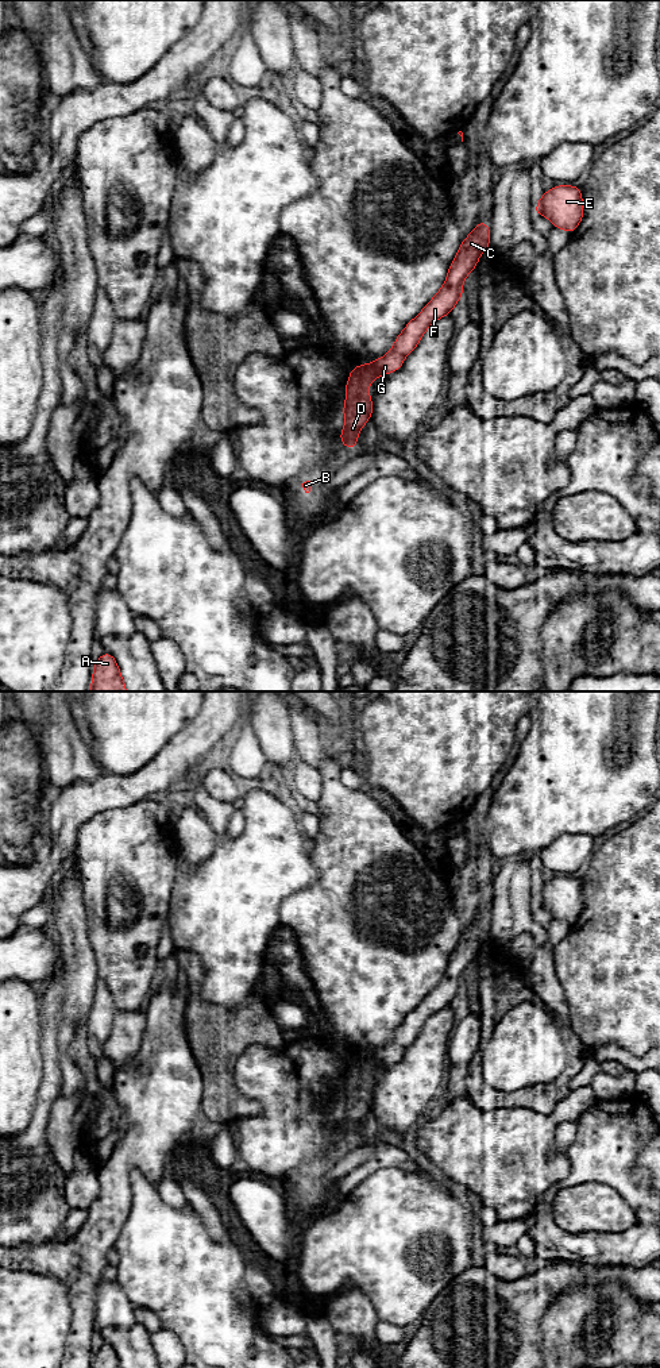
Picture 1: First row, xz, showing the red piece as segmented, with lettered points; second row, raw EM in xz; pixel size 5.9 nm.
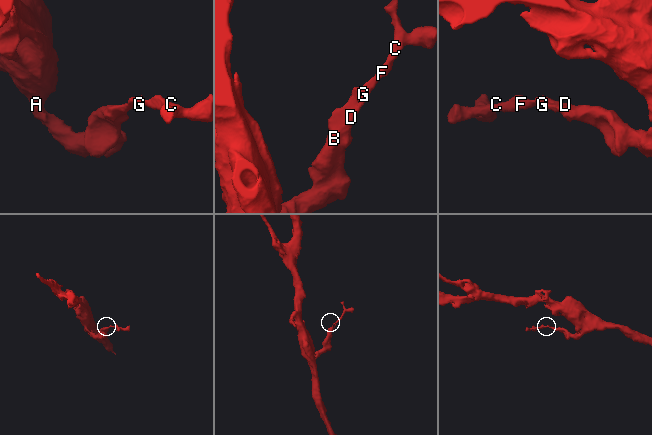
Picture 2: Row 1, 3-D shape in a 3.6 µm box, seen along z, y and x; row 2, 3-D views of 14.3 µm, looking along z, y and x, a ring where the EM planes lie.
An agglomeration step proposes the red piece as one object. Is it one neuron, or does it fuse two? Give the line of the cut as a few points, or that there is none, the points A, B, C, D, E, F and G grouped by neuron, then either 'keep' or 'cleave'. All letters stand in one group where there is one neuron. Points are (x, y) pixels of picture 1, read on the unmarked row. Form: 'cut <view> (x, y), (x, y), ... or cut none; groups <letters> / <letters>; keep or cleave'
cut none; groups A B C D E F G; keep

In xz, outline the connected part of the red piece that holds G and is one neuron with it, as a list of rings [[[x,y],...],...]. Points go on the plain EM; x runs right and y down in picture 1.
[[[478,913],[474,922],[464,929],[451,953],[447,971],[424,1001],[406,1016],[397,1028],[391,1041],[367,1056],[358,1056],[350,1063],[346,1076],[343,1106],[346,1117],[340,1122],[340,1133],[346,1140],[355,1140],[358,1125],[373,1106],[373,1090],[368,1076],[378,1068],[397,1063],[404,1051],[420,1034],[424,1024],[439,1010],[449,1006],[463,987],[463,972],[475,960],[480,945],[490,939],[490,917]]]

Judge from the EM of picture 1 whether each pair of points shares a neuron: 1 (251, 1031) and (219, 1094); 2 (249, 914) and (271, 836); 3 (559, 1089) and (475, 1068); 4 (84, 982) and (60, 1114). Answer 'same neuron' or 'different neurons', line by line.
1: same neuron
2: same neuron
3: same neuron
4: different neurons

